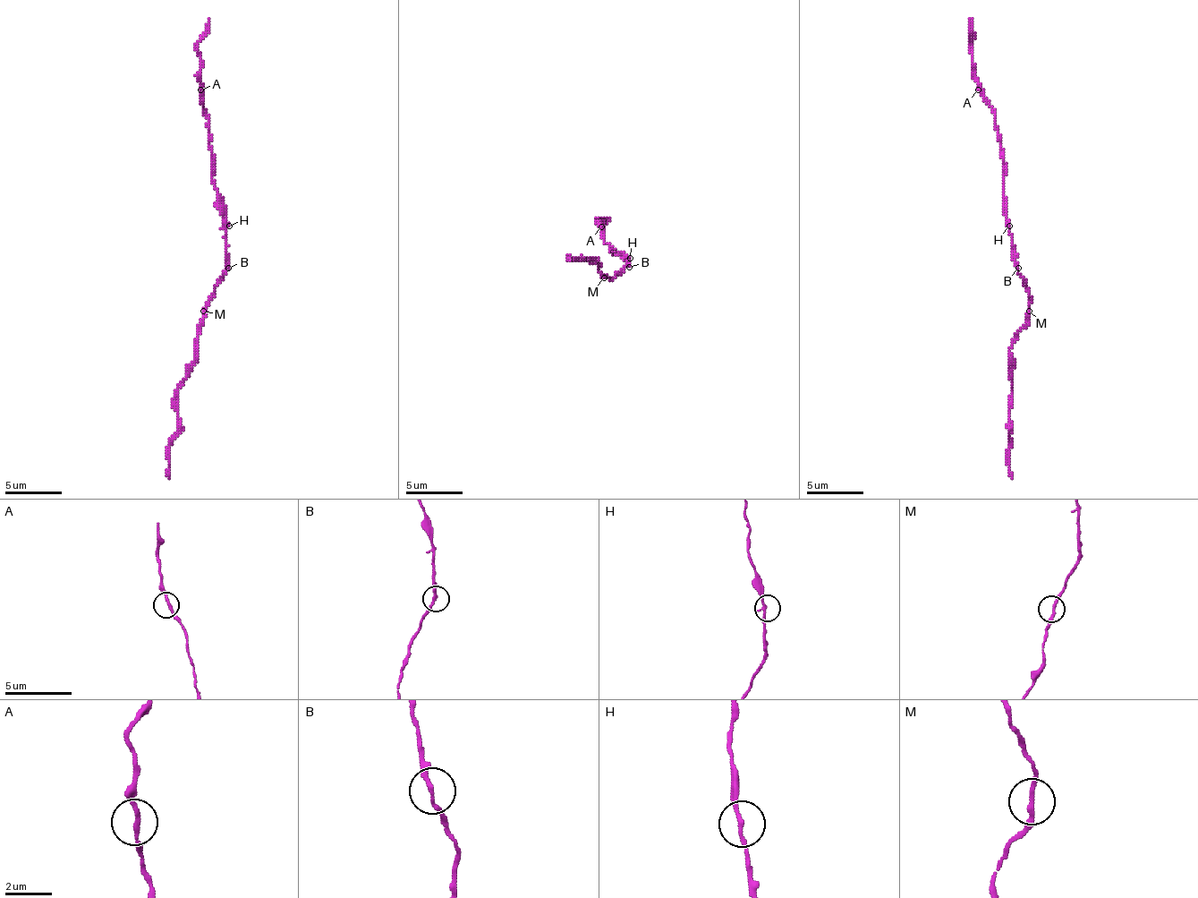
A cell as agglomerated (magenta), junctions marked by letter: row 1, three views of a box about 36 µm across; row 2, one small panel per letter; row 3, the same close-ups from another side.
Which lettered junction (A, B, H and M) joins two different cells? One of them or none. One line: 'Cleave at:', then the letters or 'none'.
Cleave at: none

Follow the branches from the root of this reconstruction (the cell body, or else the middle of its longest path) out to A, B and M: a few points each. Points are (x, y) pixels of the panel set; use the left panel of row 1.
A: (225, 252), (223, 197), (212, 177), (208, 115), (203, 106), (203, 92), (200, 89)
B: (225, 252), (225, 266), (229, 269)
M: (225, 252), (225, 274), (203, 311)

